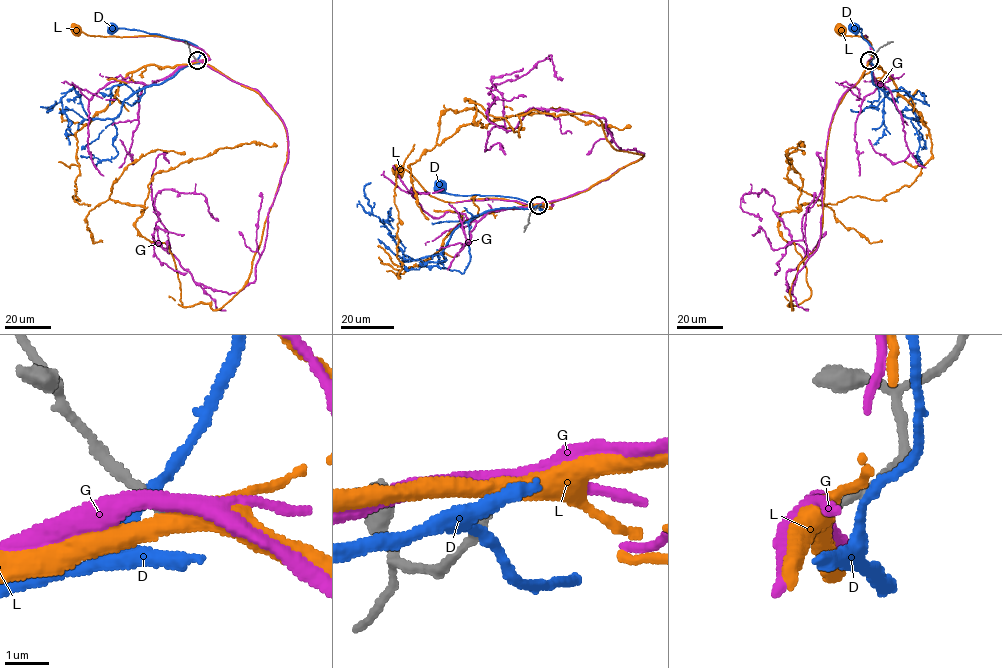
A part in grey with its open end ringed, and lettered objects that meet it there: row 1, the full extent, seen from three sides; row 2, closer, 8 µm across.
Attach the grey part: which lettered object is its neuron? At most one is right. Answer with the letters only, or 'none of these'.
none of these

